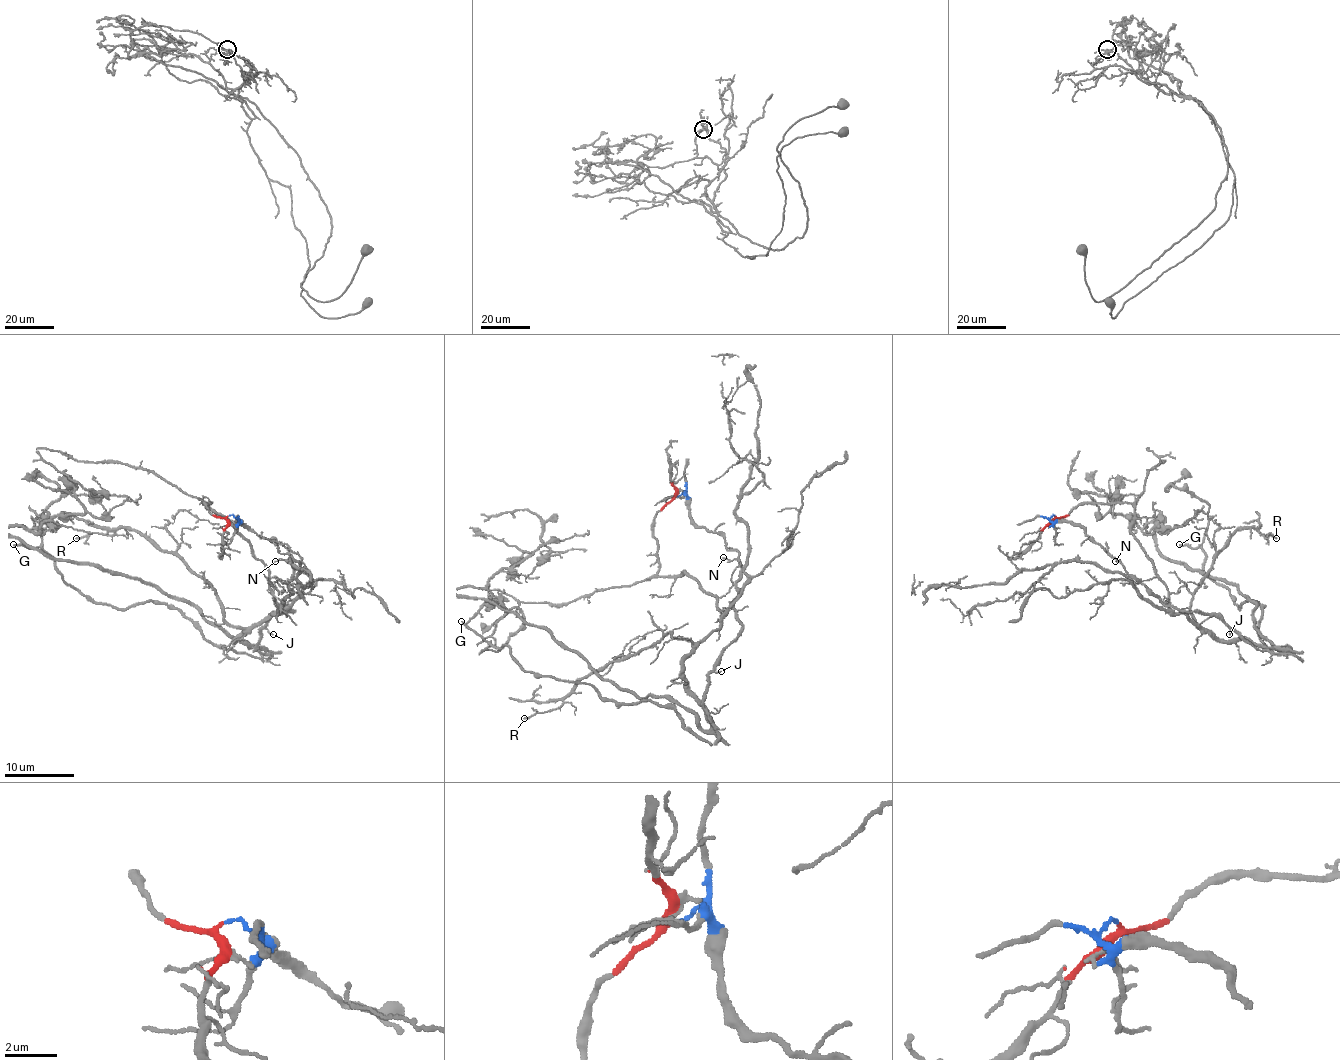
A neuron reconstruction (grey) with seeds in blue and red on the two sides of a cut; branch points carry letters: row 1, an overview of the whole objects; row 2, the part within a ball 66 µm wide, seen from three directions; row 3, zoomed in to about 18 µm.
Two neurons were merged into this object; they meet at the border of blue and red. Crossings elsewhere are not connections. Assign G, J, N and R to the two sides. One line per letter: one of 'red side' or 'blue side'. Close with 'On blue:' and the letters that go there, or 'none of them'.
G: blue side
J: blue side
N: blue side
R: red side
On blue: G, J, N

